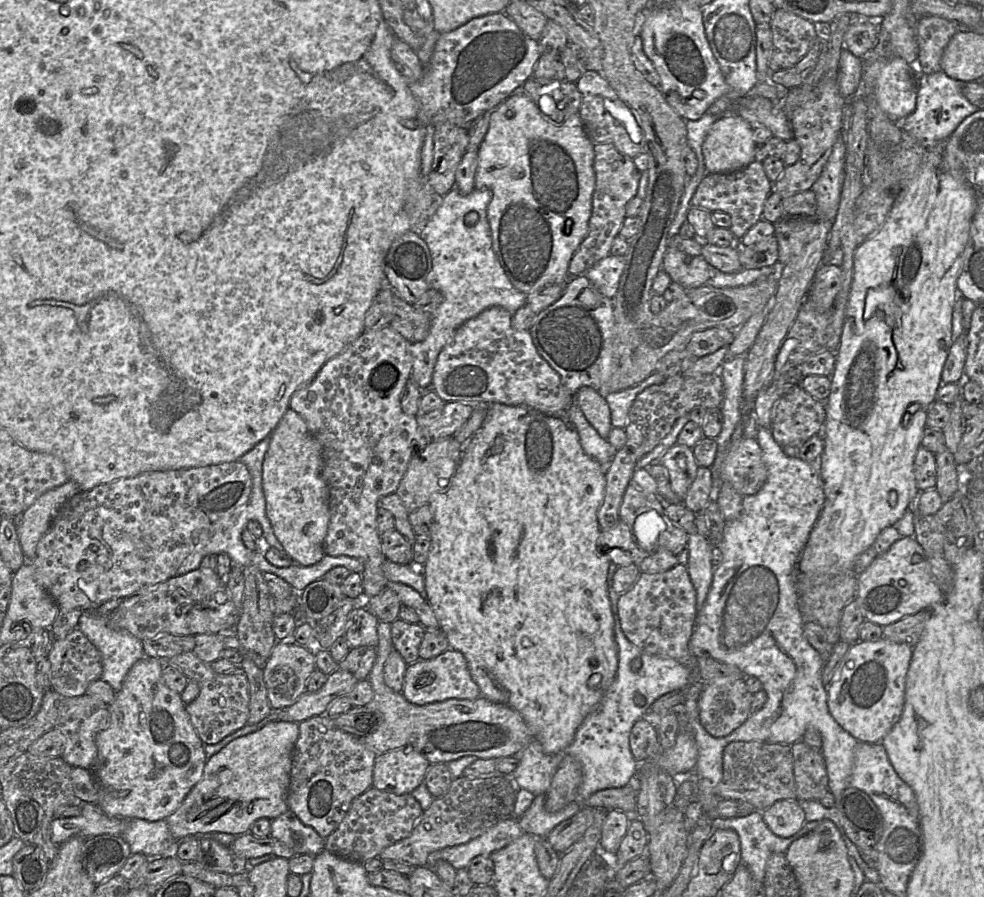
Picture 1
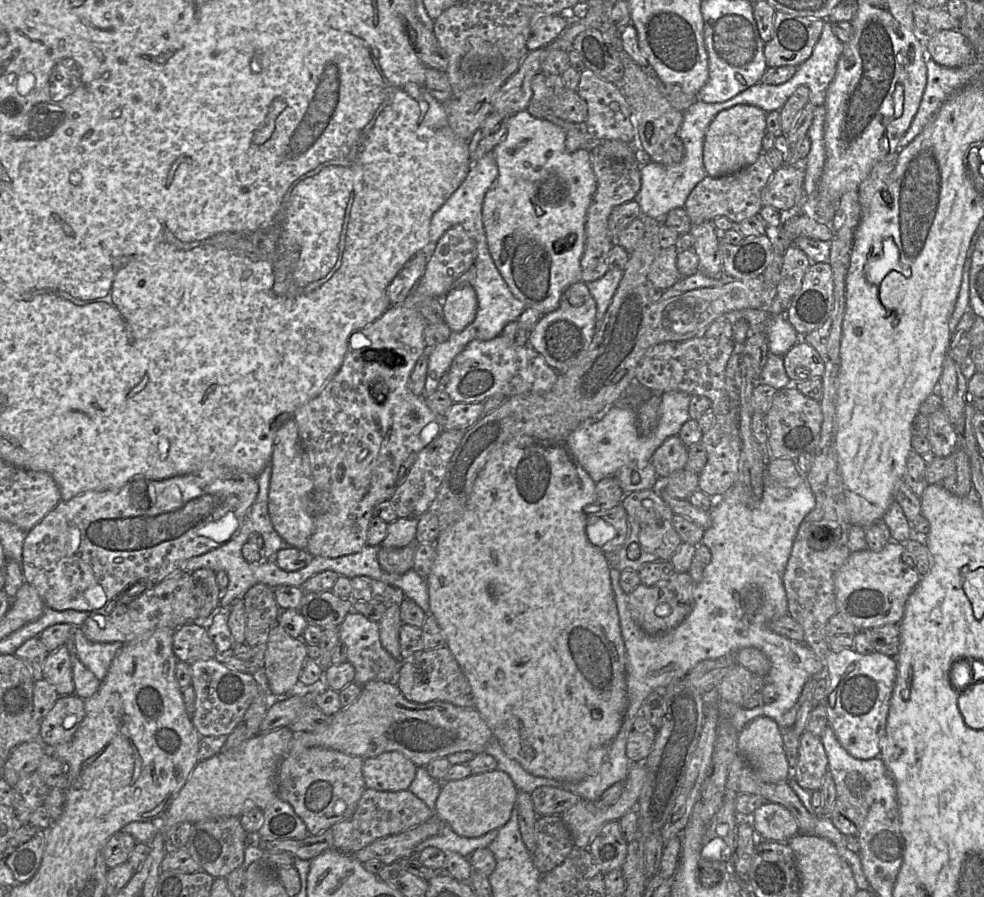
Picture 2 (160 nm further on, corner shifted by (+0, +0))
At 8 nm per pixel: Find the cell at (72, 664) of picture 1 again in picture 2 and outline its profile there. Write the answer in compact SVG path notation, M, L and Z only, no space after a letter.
M65 645L47 655L43 663L43 679L52 684L59 695L74 693L71 658Z

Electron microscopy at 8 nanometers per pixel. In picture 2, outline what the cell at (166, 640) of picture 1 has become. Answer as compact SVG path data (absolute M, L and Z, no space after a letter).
M188 623L174 631L173 652L178 660L189 664L196 660L215 658L216 645L205 626Z

